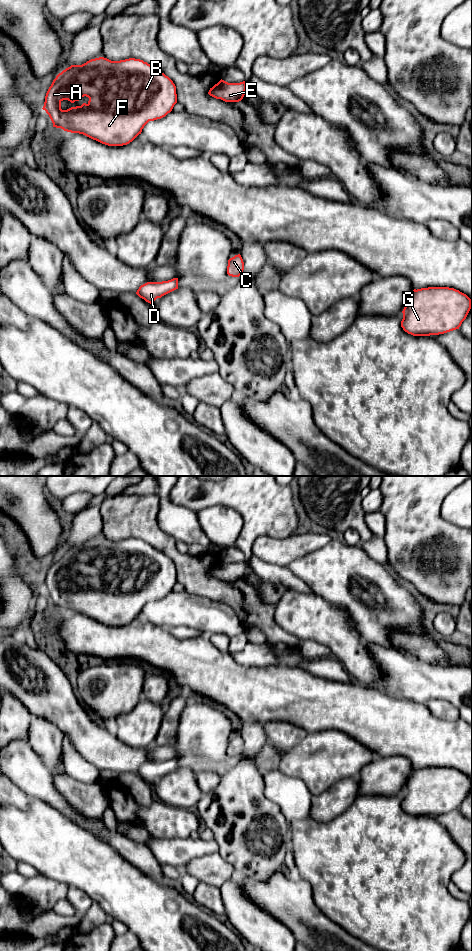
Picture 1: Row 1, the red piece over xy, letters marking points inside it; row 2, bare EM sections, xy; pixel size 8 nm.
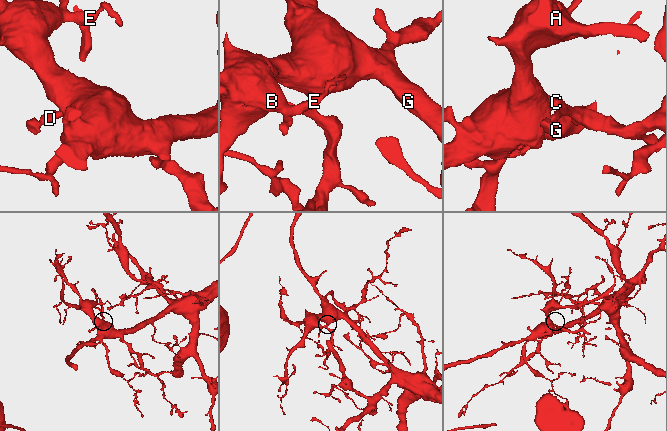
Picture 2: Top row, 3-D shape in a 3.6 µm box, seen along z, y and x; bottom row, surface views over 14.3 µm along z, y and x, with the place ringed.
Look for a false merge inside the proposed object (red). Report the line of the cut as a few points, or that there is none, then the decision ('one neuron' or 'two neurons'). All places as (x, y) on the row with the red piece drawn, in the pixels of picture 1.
no cut; one neuron

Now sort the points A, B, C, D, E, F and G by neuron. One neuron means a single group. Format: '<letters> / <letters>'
A B C D E F G

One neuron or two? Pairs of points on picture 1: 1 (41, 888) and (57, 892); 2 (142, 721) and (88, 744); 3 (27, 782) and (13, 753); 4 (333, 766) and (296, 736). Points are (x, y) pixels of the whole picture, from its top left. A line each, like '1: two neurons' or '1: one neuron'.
1: one neuron
2: two neurons
3: one neuron
4: two neurons

